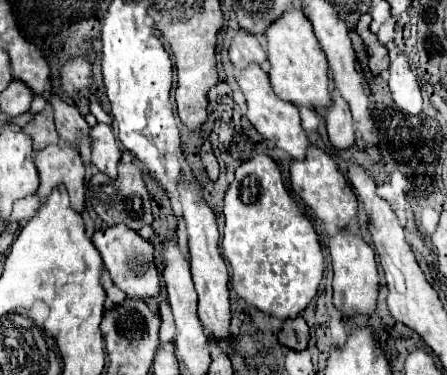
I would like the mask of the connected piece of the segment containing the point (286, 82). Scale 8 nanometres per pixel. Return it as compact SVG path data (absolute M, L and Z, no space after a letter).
M288 8L280 18L276 18L264 32L268 44L268 76L272 88L278 96L312 108L326 108L330 104L330 86L328 86L328 64L324 54L318 48L316 36L312 32L310 20L302 10Z

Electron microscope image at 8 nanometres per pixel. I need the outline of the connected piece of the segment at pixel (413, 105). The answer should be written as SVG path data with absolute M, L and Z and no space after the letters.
M396 56L390 62L388 68L388 86L390 92L394 88L396 96L402 98L394 98L394 102L402 108L402 110L422 110L422 96L420 96L420 84L416 80L416 76L412 74L406 56Z

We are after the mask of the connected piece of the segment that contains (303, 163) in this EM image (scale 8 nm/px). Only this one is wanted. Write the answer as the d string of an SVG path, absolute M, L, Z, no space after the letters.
M308 146L306 158L302 160L292 160L290 164L290 180L292 180L292 190L314 210L314 214L332 228L342 228L350 226L352 218L356 218L356 194L352 192L350 184L338 170L334 158L326 154L324 150L316 146Z

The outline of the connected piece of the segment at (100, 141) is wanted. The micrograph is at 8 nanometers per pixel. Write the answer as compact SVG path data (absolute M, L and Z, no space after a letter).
M96 124L90 130L90 136L92 136L92 164L96 164L100 172L112 178L114 174L118 174L116 166L122 156L122 150L118 146L112 128L108 124Z

